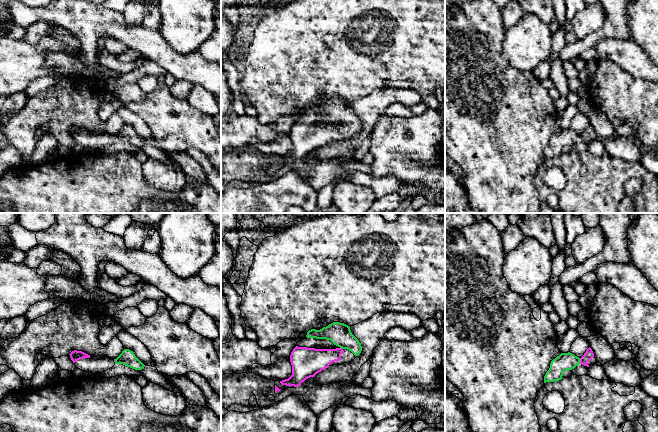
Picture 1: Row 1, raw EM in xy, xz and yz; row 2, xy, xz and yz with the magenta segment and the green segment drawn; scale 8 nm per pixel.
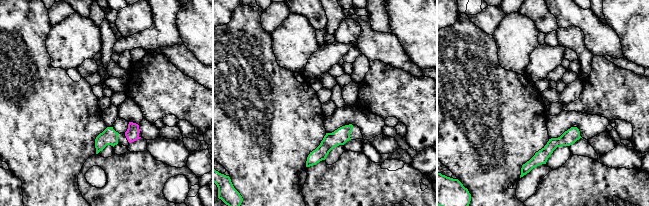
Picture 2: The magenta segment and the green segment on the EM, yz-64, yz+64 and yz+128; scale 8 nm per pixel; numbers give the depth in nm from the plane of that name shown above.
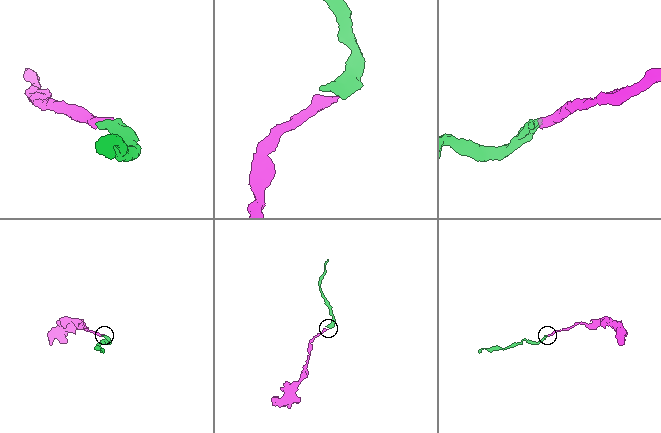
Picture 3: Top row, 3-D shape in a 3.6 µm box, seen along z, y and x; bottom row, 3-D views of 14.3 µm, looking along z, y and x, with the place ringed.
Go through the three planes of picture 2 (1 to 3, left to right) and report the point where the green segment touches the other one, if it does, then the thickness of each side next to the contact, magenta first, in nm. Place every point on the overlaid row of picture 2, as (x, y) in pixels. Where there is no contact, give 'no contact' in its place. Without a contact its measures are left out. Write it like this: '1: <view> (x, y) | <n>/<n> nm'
1: no contact
2: no contact
3: no contact

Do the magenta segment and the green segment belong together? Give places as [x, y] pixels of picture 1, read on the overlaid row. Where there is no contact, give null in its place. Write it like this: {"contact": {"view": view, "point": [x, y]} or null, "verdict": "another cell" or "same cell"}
{"contact": {"view": "yz", "point": [580, 361]}, "verdict": "same cell"}

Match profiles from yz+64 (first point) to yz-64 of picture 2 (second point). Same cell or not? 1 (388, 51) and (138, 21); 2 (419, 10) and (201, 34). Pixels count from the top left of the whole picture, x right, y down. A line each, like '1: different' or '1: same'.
1: different
2: same

